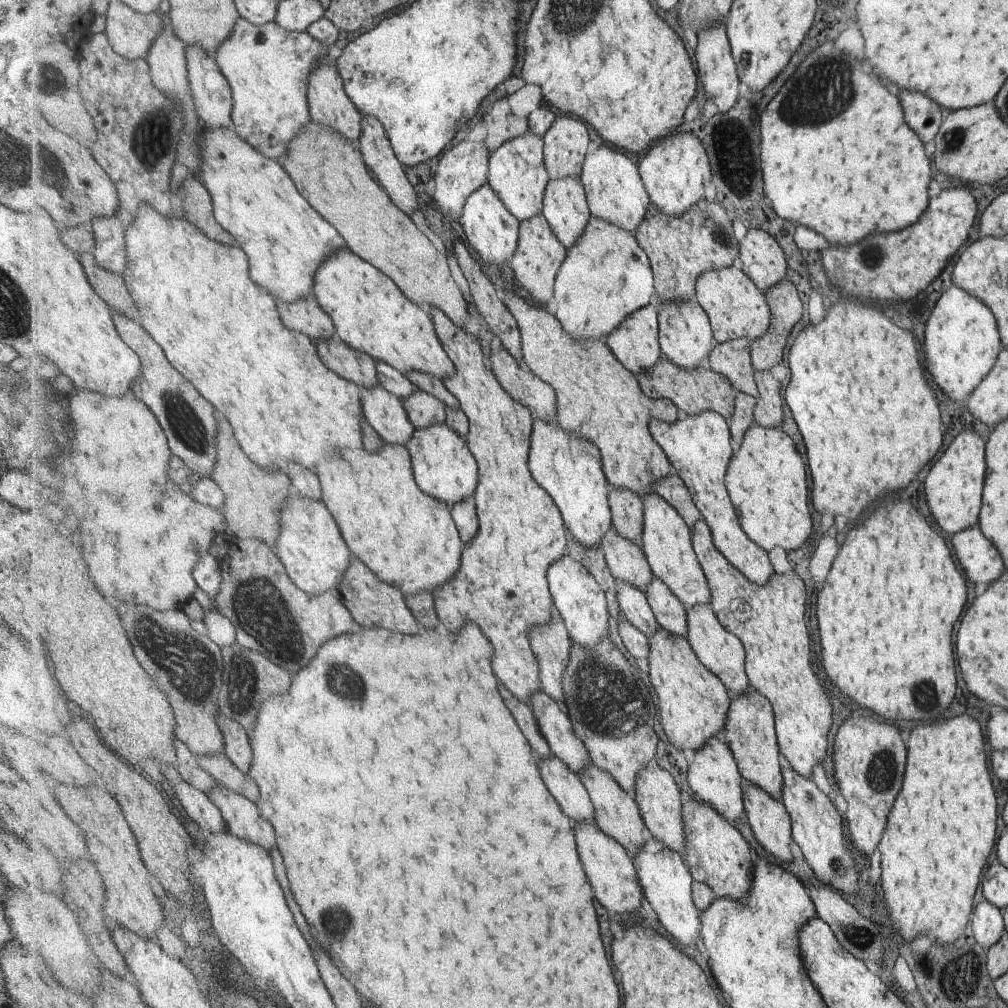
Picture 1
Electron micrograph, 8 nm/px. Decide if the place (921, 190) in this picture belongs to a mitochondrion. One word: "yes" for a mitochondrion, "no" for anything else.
no

